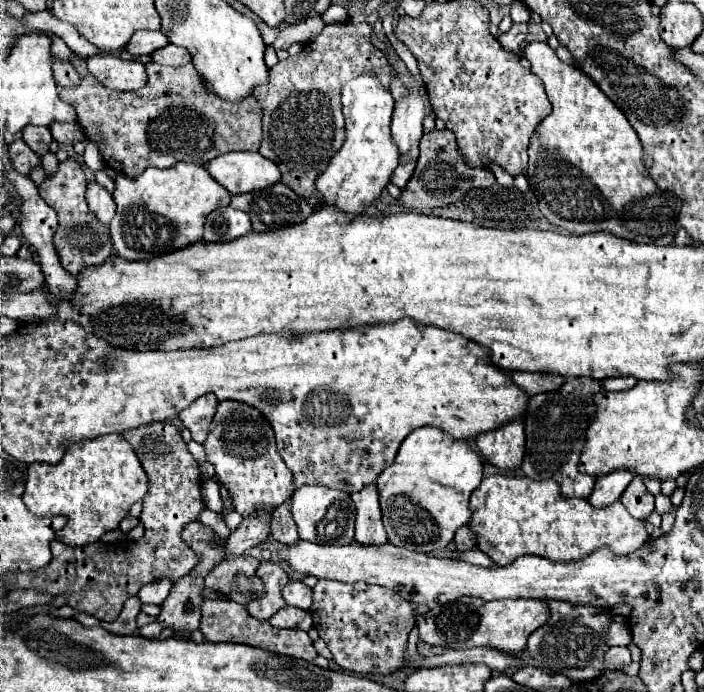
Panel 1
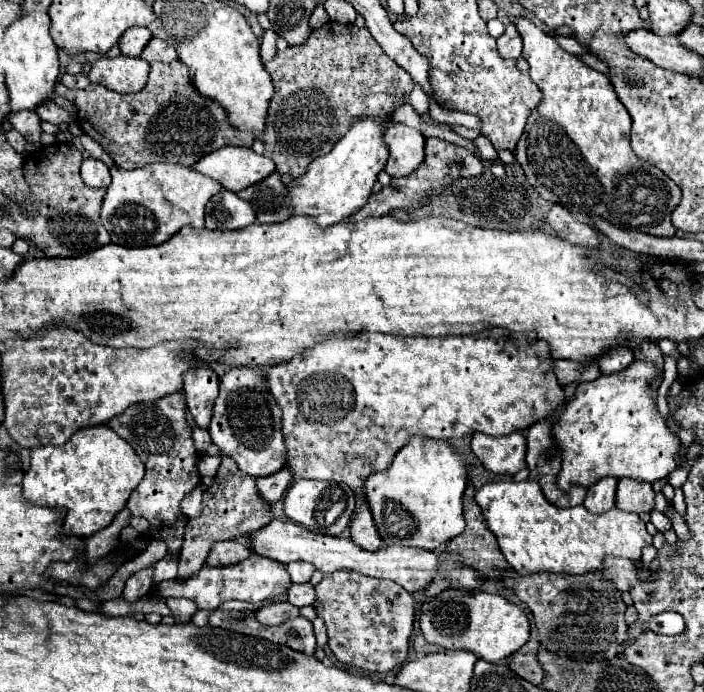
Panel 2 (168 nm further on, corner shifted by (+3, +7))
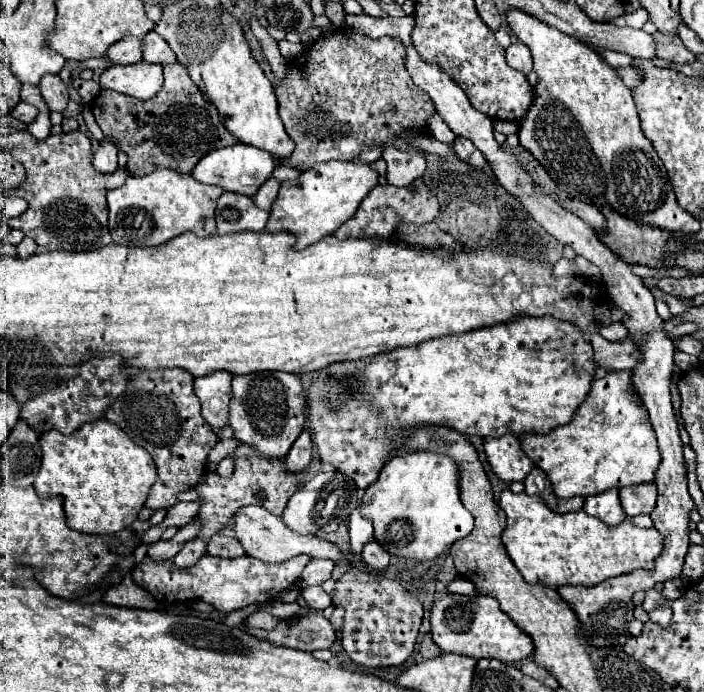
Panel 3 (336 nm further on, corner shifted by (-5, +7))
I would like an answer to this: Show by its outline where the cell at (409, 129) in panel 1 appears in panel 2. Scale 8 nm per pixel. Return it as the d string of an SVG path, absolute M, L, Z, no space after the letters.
M389 120L385 142L389 146L389 160L387 160L385 172L391 178L407 176L421 164L425 138L421 136L419 130L409 128L407 124Z

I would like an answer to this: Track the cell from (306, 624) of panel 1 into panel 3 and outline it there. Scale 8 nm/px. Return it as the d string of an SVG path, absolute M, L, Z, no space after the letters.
M255 612L251 616L245 618L245 626L247 628L263 628L263 630L273 630L273 626L279 624L279 618L271 616L269 612Z

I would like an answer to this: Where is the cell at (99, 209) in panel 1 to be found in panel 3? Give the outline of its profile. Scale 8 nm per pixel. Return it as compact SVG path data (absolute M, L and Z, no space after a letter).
M103 138L99 144L99 150L95 152L93 166L101 172L115 172L117 170L117 142L113 138Z

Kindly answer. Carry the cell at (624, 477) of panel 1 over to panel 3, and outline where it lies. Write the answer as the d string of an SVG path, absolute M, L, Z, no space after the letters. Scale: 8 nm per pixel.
M611 488L611 490L603 492L603 494L587 496L583 510L587 514L599 518L607 526L617 526L627 518L621 504L619 504L619 490L617 488Z

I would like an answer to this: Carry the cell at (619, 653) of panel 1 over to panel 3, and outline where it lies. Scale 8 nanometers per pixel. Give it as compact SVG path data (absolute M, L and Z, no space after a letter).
M669 606L655 608L653 612L649 612L649 618L651 618L651 622L655 622L655 624L659 624L659 626L669 626L671 610L669 610Z

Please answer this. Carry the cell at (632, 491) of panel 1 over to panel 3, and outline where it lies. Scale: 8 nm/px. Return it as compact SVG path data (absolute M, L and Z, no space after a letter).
M653 482L627 486L619 490L619 496L621 496L621 506L629 518L637 514L651 514L657 502L657 486Z

